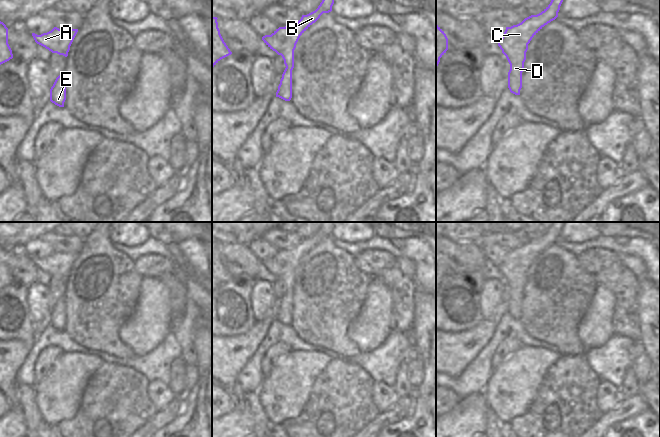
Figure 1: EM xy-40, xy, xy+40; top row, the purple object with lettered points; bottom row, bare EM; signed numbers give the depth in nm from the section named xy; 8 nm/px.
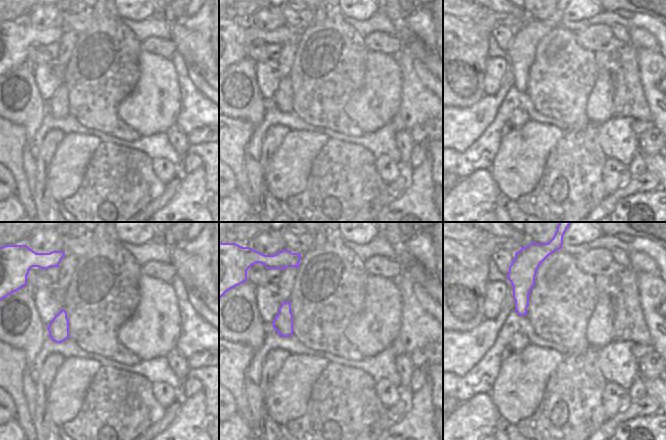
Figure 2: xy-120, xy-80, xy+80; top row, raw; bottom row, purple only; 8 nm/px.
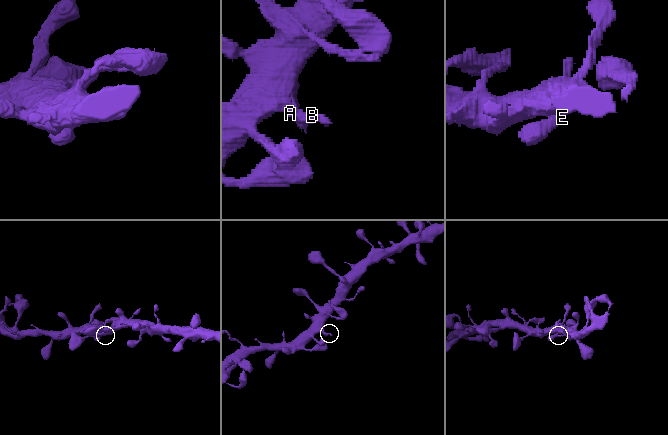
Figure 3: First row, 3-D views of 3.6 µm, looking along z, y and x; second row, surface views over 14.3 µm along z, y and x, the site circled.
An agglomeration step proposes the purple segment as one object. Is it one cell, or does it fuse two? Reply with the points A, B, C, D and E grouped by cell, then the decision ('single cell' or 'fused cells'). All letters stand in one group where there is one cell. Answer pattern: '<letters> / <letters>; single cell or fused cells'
A B C D E; single cell

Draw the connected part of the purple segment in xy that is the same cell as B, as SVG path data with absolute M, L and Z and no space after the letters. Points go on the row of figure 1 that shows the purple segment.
M322 0L318 8L307 14L302 15L301 19L293 24L285 27L279 27L271 35L262 37L264 43L278 55L281 55L286 66L276 97L285 101L292 98L292 70L294 68L294 50L300 36L315 23L323 13L332 11L334 0Z

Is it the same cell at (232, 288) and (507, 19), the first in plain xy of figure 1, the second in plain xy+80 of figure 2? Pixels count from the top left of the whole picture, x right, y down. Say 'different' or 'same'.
same

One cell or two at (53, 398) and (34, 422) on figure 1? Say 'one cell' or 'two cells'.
two cells

